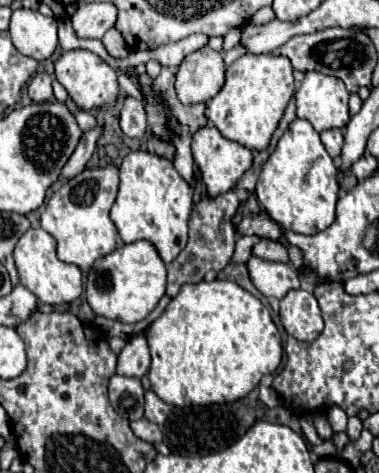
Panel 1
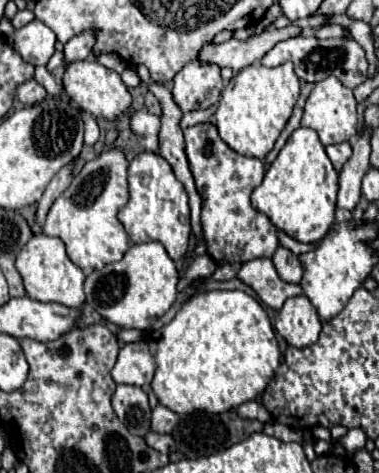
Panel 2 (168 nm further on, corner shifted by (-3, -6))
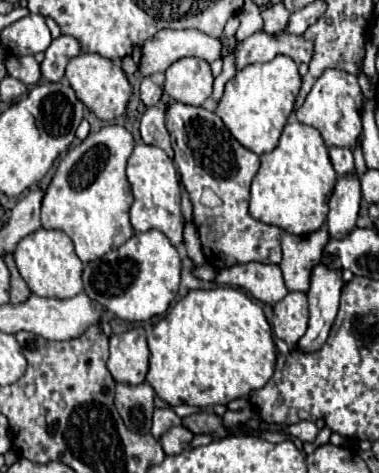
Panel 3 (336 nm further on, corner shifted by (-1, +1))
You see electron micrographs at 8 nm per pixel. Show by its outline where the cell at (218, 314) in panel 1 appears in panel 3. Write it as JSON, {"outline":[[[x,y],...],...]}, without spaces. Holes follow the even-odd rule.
{"outline":[[[225,286],[191,290],[155,324],[147,344],[151,350],[147,382],[169,406],[185,404],[197,392],[217,396],[217,402],[201,402],[201,406],[229,404],[247,396],[269,382],[277,358],[273,332],[261,306],[243,290]]]}

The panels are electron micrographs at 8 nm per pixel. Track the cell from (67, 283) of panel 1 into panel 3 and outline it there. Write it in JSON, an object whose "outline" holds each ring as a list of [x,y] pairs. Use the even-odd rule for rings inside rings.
{"outline":[[[39,228],[33,234],[25,236],[15,248],[15,264],[19,268],[19,274],[27,282],[29,290],[37,296],[73,298],[83,290],[83,282],[81,282],[83,264],[73,250],[71,238],[61,230]]]}

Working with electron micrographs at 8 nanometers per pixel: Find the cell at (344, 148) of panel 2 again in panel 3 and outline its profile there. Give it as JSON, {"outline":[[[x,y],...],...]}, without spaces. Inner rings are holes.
{"outline":[[[329,148],[329,156],[331,156],[337,176],[343,176],[343,174],[349,174],[355,170],[353,154],[349,148]]]}

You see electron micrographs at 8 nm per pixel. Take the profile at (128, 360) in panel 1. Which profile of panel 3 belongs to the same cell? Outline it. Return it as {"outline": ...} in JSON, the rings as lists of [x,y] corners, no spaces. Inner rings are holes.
{"outline":[[[133,328],[111,336],[111,356],[107,368],[115,382],[141,384],[149,370],[149,348],[143,328]]]}

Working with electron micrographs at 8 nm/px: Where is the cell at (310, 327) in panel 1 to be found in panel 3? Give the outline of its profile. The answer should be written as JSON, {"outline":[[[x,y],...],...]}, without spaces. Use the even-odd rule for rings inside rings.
{"outline":[[[289,292],[283,300],[273,306],[272,331],[277,338],[285,340],[291,348],[305,334],[309,322],[309,304],[303,292]]]}

